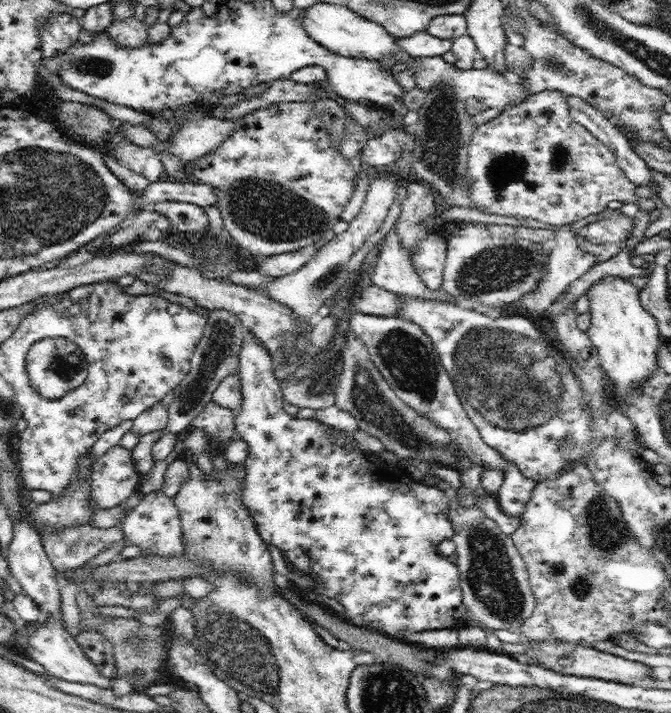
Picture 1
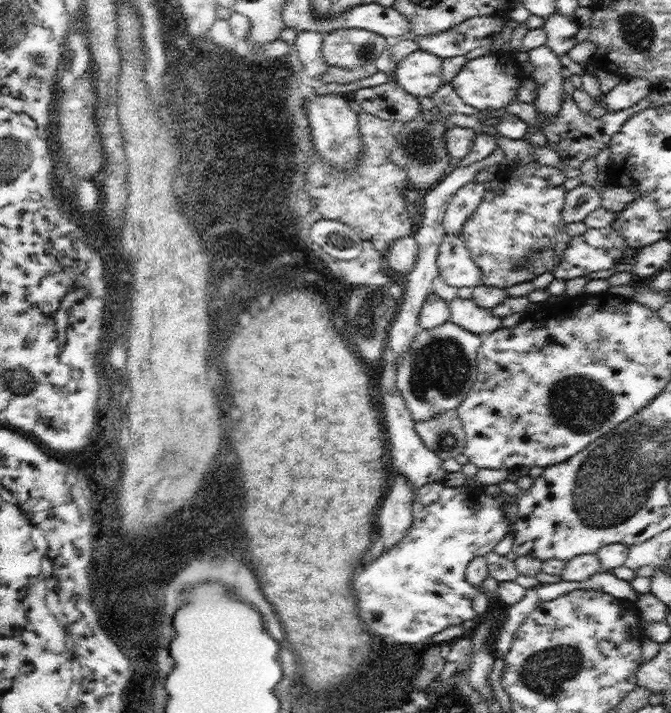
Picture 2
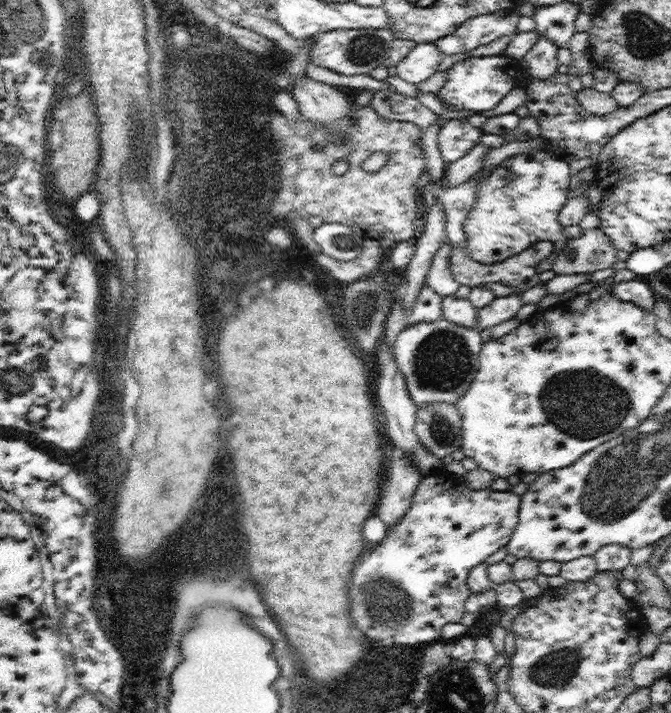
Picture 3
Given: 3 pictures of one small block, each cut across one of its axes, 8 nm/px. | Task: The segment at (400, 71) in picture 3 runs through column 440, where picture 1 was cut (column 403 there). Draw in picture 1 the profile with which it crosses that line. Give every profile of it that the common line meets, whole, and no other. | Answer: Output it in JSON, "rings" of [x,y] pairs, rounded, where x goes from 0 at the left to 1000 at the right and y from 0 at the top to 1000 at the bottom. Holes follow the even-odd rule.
{"rings":[[[468,6],[456,11],[453,28],[450,28],[453,45],[468,53],[483,67],[501,73],[513,81],[545,81],[557,87],[569,87],[572,81],[584,79],[590,81],[590,90],[596,84],[611,84],[611,93],[620,95],[620,123],[629,123],[641,132],[644,123],[674,123],[677,132],[694,146],[694,154],[700,160],[721,157],[730,151],[754,151],[763,146],[781,146],[790,137],[790,121],[781,121],[775,109],[766,109],[763,104],[745,104],[733,95],[718,98],[686,98],[668,87],[659,84],[659,79],[641,79],[641,81],[614,81],[608,73],[596,70],[590,62],[590,53],[584,53],[566,34],[554,28],[542,28],[537,20],[525,17],[519,8],[504,6]]]}

